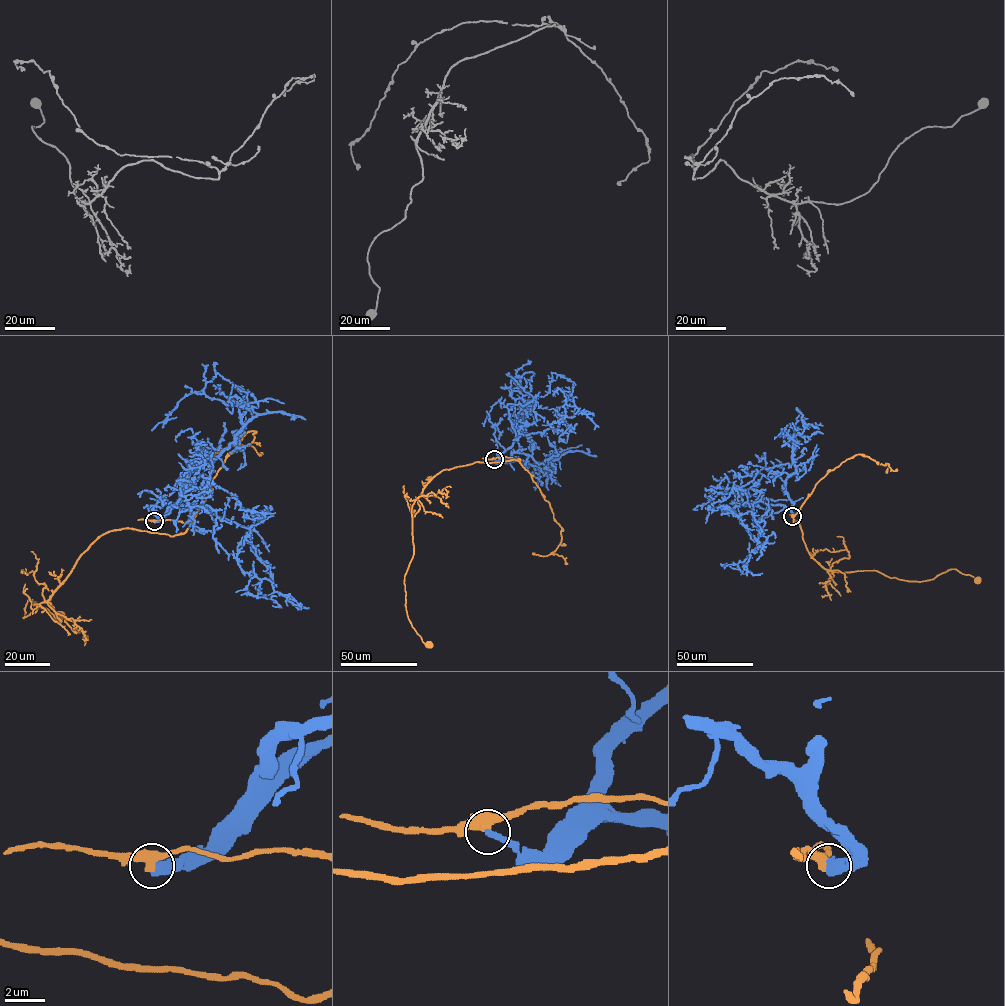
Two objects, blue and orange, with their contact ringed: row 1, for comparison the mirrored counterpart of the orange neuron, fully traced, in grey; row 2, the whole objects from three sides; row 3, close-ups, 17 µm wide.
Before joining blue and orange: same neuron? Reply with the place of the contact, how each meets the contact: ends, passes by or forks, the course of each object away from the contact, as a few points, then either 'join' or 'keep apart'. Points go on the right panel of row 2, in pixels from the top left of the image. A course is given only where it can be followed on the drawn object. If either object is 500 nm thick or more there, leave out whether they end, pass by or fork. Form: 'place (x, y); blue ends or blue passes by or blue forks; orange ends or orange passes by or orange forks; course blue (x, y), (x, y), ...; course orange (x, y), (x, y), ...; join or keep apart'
place (792, 516); blue ends; orange passes by; course blue (792, 515), (793, 502), (785, 481), (796, 471), (793, 438), (806, 436), (794, 428), (794, 454); course orange (792, 515), (809, 554), (833, 572), (875, 570), (917, 581), (956, 569), (977, 580); keep apart

